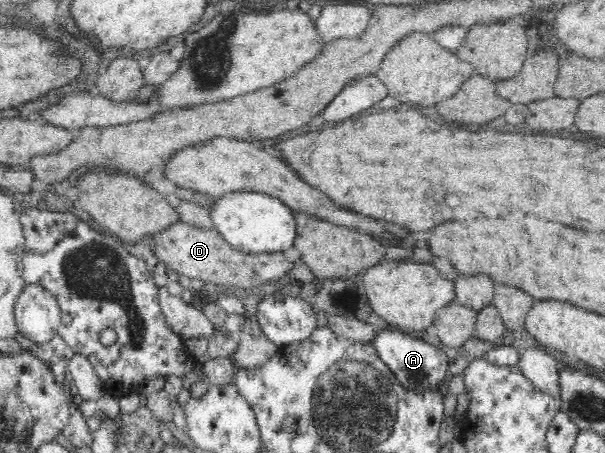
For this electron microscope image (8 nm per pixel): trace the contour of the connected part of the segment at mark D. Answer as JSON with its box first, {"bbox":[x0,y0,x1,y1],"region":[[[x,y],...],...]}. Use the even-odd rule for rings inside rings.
{"bbox":[148,222,292,292],"region":[[[175,222],[158,232],[153,232],[148,242],[154,256],[162,264],[166,264],[184,276],[197,278],[198,284],[205,282],[223,284],[233,291],[240,290],[241,292],[243,289],[266,285],[270,280],[280,278],[292,267],[281,252],[244,253],[226,242],[226,239],[218,234],[218,229],[214,232],[202,230],[186,222]]]}

